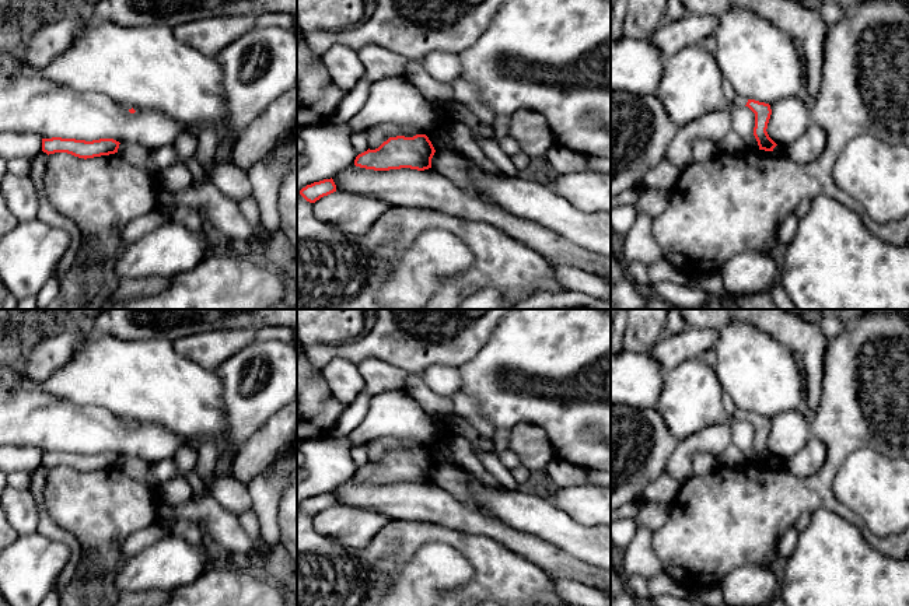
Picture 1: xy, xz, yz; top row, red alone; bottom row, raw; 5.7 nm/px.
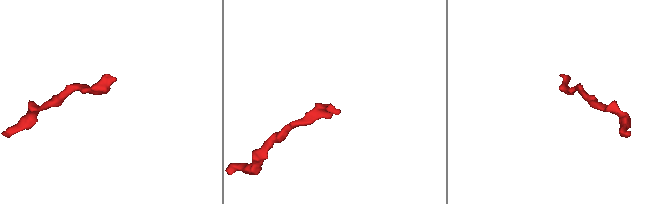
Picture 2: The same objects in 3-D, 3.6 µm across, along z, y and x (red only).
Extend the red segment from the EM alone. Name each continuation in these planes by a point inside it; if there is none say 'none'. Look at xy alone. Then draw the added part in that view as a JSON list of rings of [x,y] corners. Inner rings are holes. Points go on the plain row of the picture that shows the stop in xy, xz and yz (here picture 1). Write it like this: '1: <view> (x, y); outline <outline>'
none

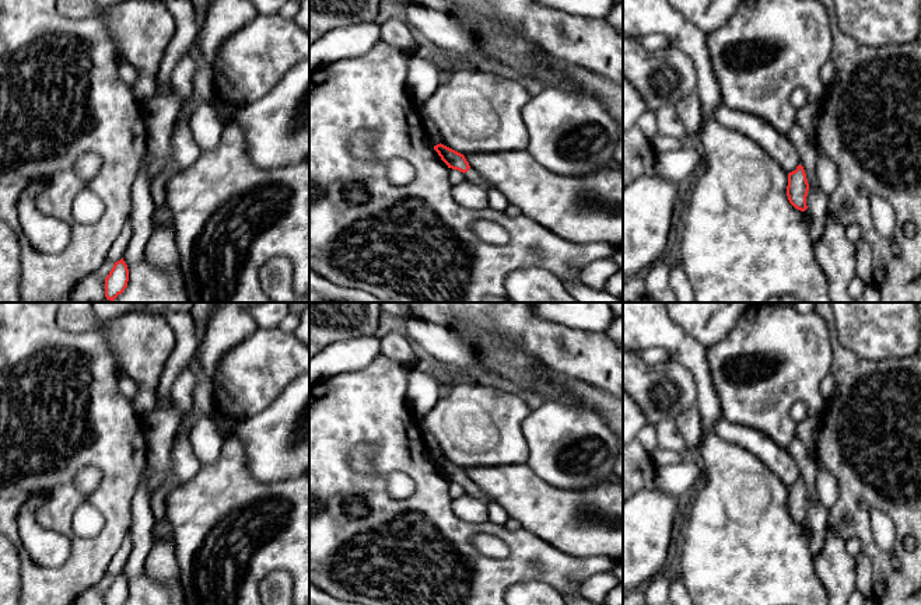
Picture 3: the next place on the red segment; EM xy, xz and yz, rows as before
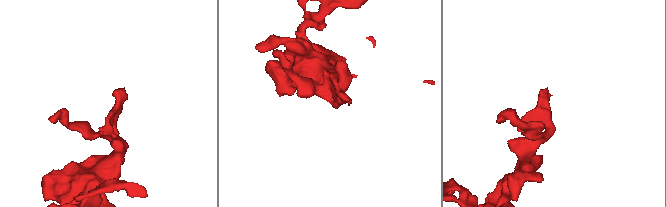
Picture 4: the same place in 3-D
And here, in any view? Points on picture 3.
1: xz (472, 489); outline [[[472,480],[463,489],[465,489],[465,494],[467,494],[467,496],[472,496],[474,499],[487,500],[487,494]]]

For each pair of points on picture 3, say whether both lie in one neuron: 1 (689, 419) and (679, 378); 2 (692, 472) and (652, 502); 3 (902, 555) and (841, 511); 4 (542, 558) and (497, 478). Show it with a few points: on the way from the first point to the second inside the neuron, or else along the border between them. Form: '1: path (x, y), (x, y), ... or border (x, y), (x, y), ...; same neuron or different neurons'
1: border (694, 404), (673, 419); different neurons
2: border (655, 486), (676, 497); different neurons
3: path (886, 553), (879, 553), (857, 527); same neuron
4: border (521, 527), (540, 537), (556, 549); different neurons

